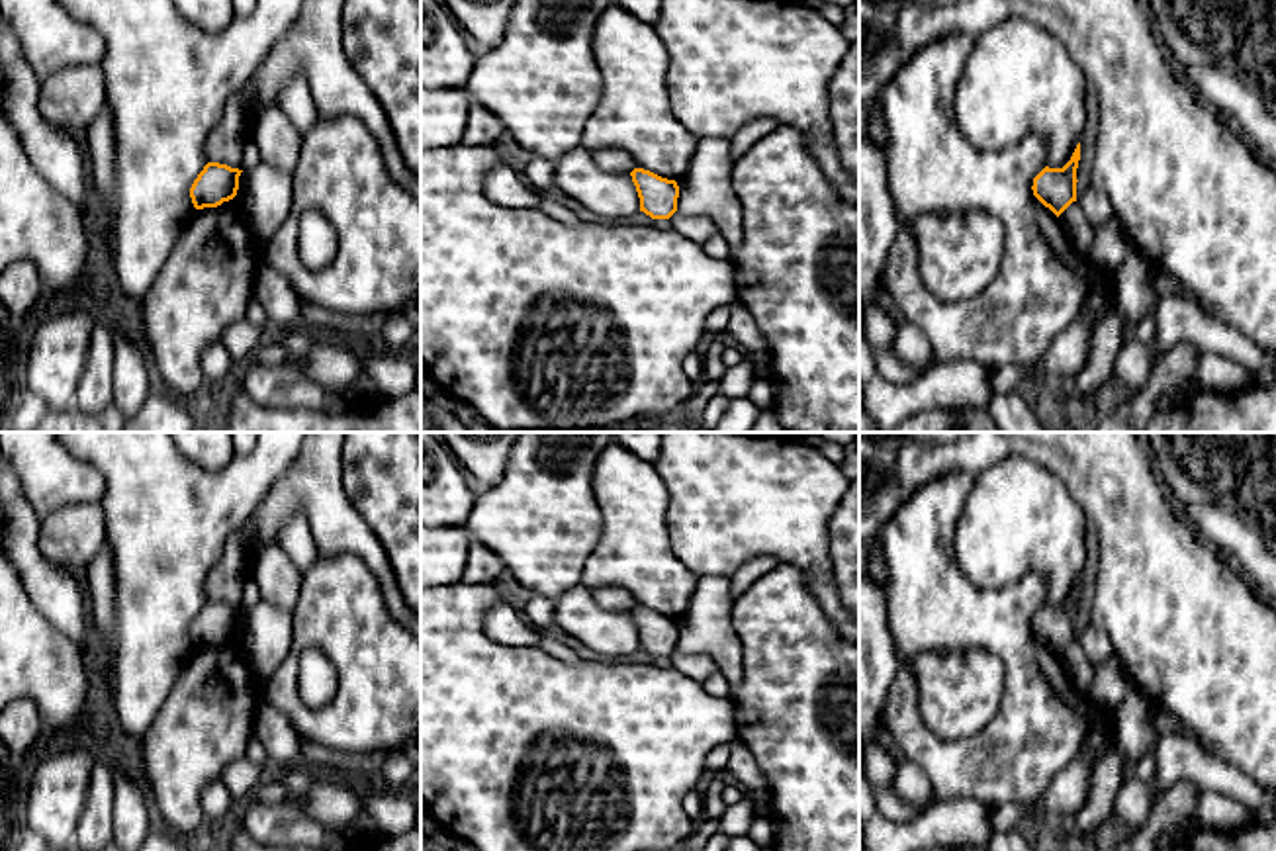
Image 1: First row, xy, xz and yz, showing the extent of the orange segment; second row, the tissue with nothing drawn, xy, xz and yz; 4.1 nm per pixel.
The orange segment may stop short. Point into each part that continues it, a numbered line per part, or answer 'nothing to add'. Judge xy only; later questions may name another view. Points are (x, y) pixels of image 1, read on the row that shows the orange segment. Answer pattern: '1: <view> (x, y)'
nothing to add

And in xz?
nothing to add

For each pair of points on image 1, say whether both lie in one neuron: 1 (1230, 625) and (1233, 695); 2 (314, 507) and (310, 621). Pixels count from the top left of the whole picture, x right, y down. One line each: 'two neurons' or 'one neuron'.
1: one neuron
2: two neurons

